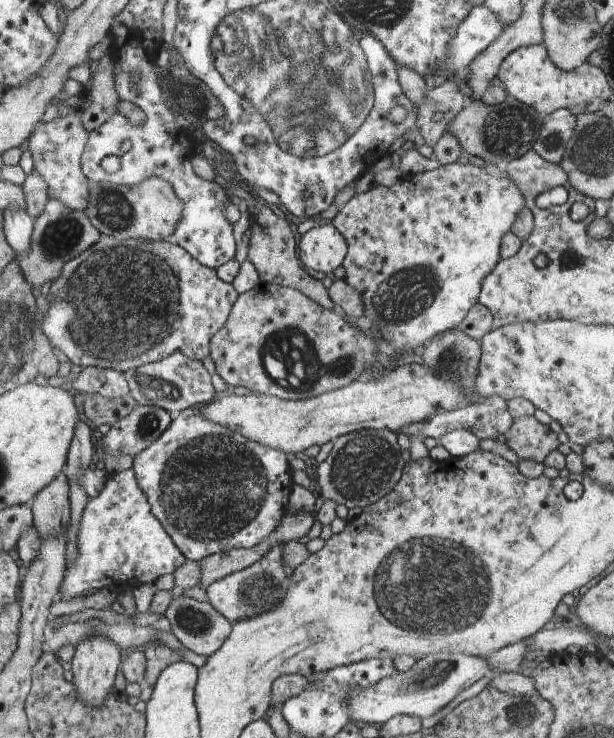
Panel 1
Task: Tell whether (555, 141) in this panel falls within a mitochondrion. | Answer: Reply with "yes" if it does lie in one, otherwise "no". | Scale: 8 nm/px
yes

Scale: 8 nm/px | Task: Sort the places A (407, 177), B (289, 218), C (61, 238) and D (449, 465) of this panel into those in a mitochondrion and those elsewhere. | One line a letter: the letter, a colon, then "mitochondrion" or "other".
A: other
B: other
C: mitochondrion
D: other

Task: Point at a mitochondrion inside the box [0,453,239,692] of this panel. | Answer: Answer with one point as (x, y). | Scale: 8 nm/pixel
(193, 622)

